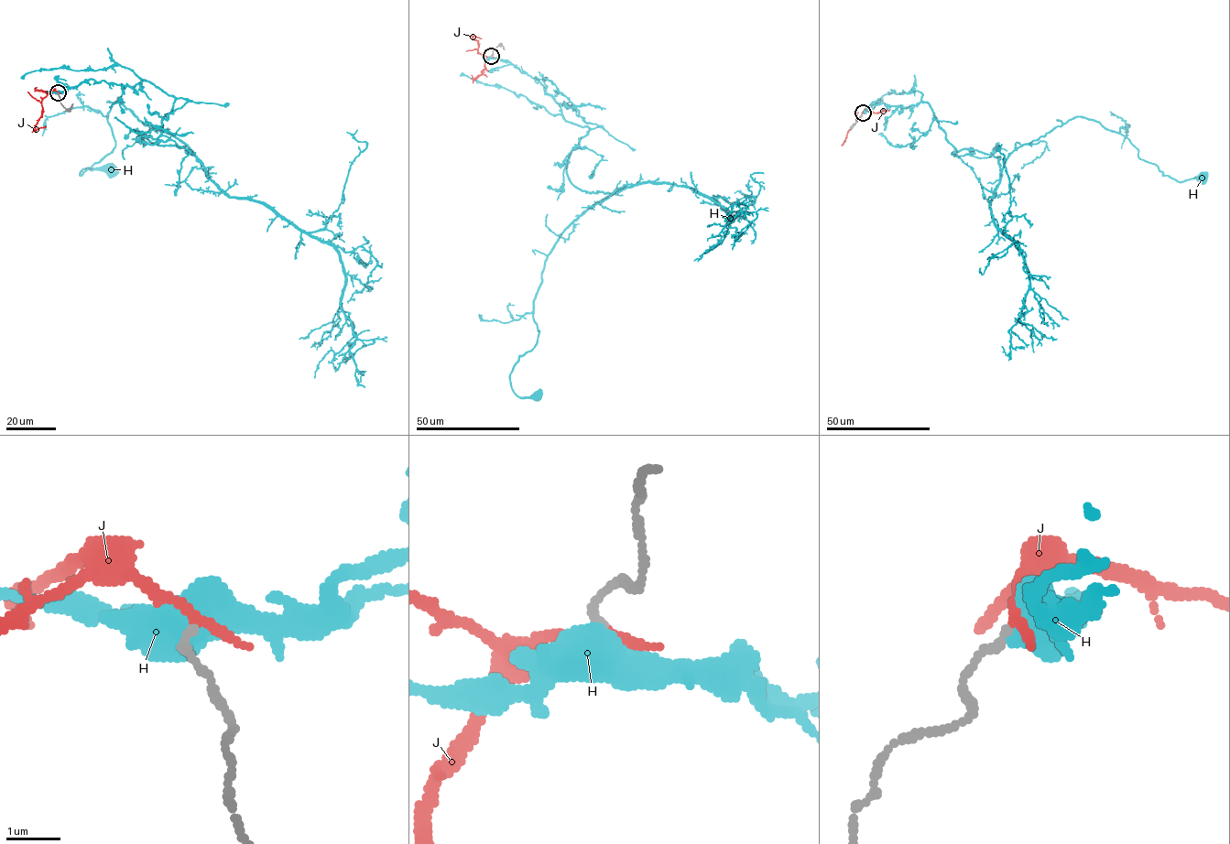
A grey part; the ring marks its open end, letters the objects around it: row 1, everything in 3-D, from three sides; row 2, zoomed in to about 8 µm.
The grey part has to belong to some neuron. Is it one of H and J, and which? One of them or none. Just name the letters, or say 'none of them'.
J

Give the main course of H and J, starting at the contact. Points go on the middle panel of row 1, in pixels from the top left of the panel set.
H: (491, 56), (590, 129), (566, 172), (611, 194), (548, 255), (538, 339), (510, 374), (518, 396), (537, 395)
J: (491, 56), (478, 52), (478, 42), (472, 37), (482, 38)

